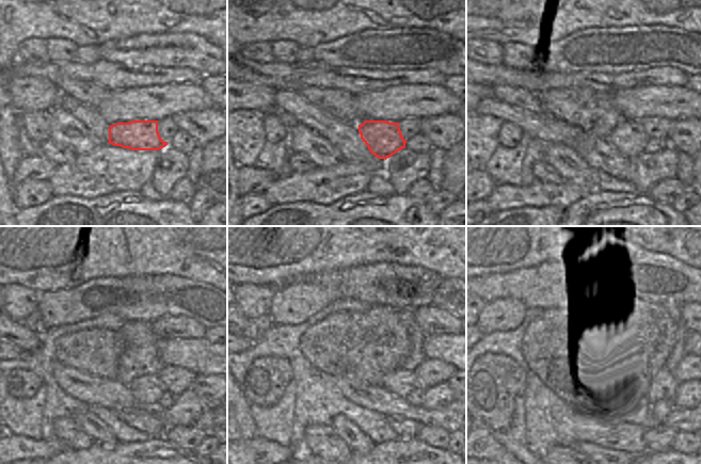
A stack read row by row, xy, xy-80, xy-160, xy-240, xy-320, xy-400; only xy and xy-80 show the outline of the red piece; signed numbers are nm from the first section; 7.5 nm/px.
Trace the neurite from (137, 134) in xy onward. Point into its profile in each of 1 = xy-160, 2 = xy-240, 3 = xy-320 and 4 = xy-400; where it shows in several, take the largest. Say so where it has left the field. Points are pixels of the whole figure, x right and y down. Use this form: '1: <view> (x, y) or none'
1: xy-160 (628, 138)
2: xy-240 (149, 389)
3: xy-320 (401, 383)
4: xy-400 (663, 385)

